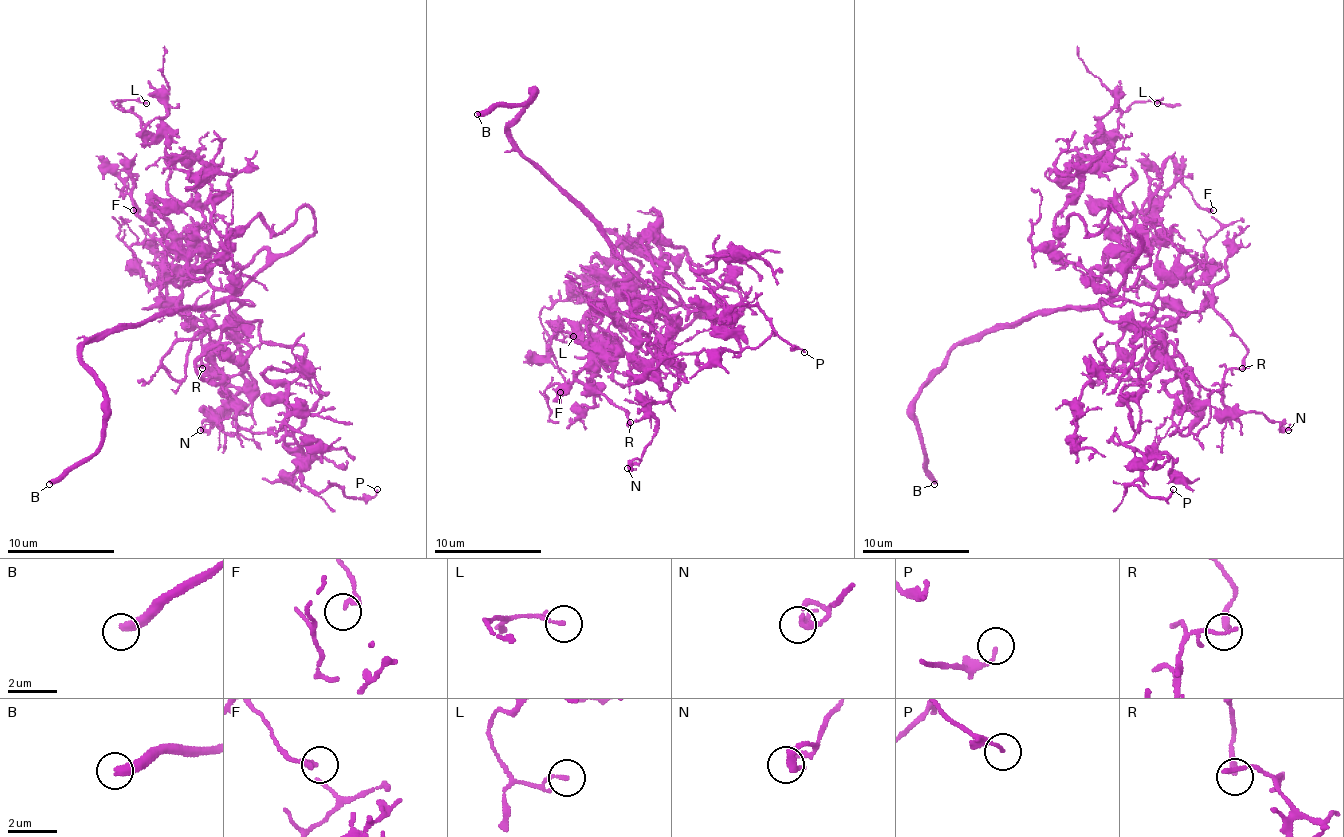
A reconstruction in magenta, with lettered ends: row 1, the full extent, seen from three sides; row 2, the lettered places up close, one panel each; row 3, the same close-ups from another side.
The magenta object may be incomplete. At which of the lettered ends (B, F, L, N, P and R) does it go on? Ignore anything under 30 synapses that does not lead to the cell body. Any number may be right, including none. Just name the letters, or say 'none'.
B

